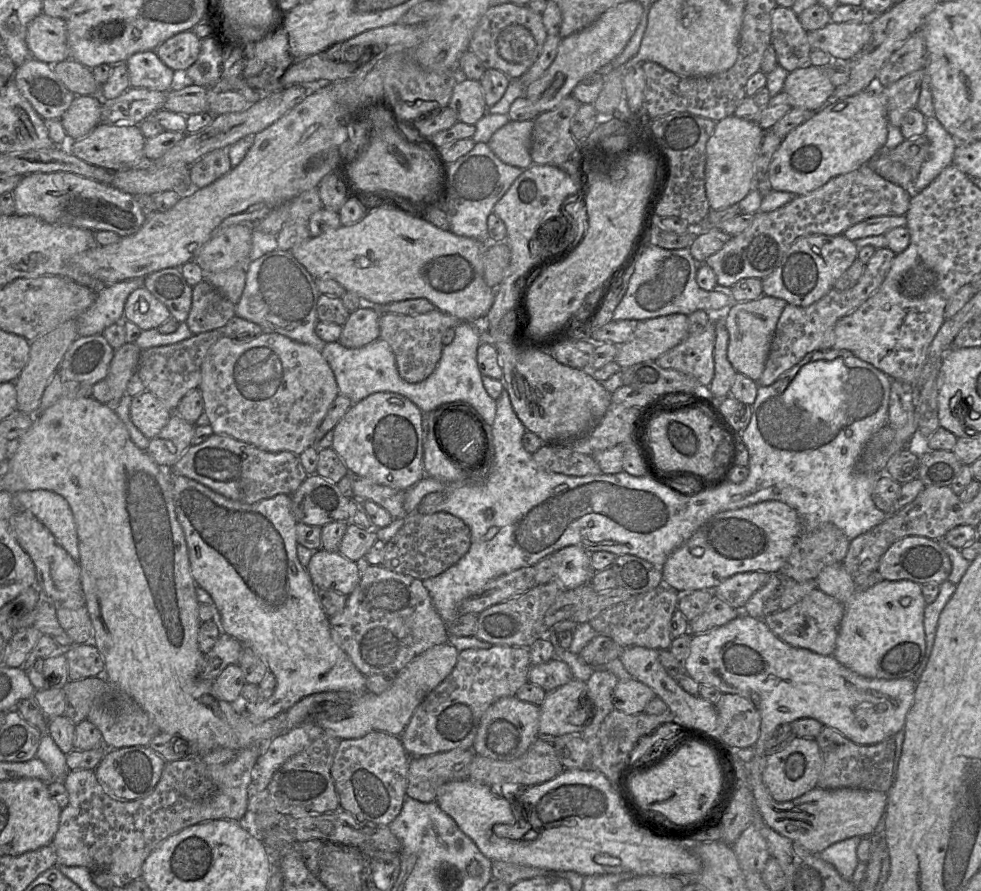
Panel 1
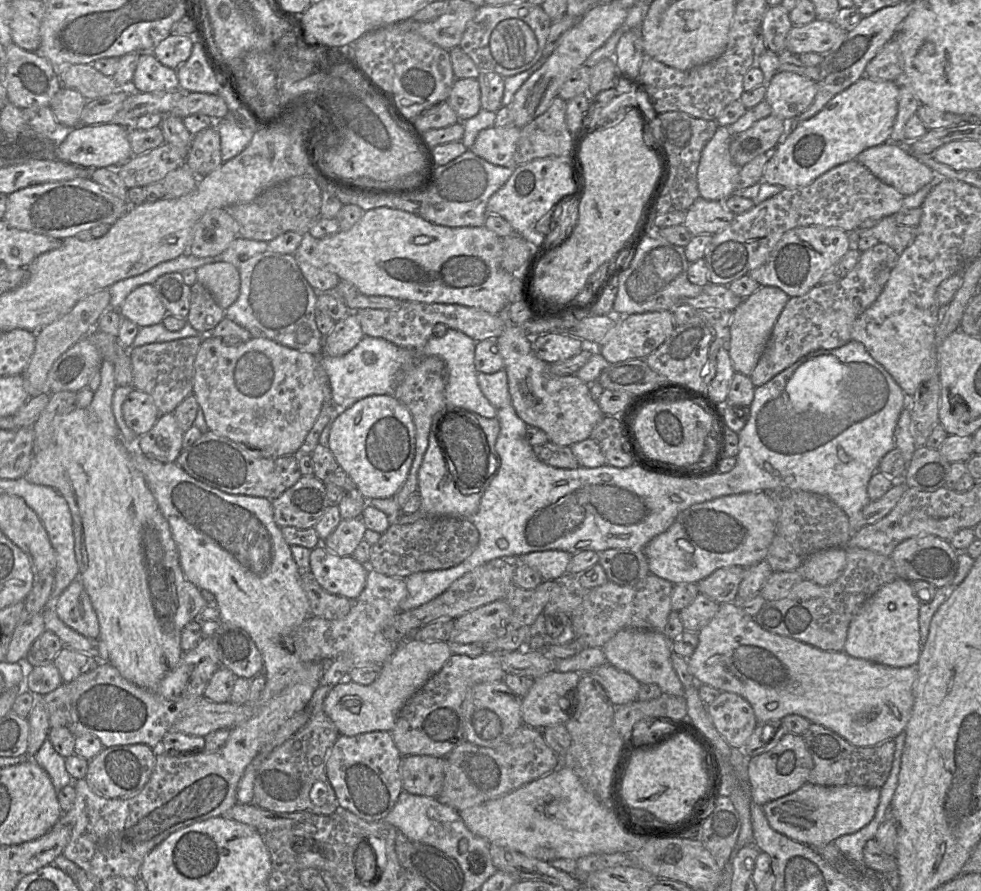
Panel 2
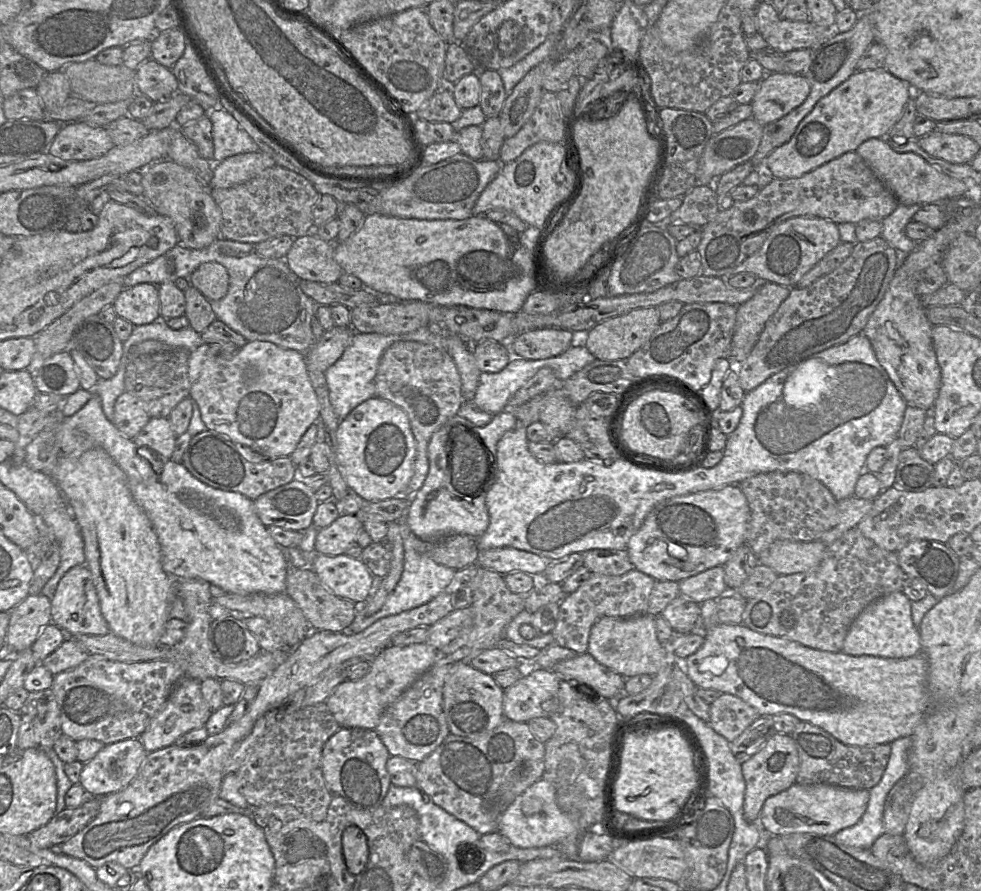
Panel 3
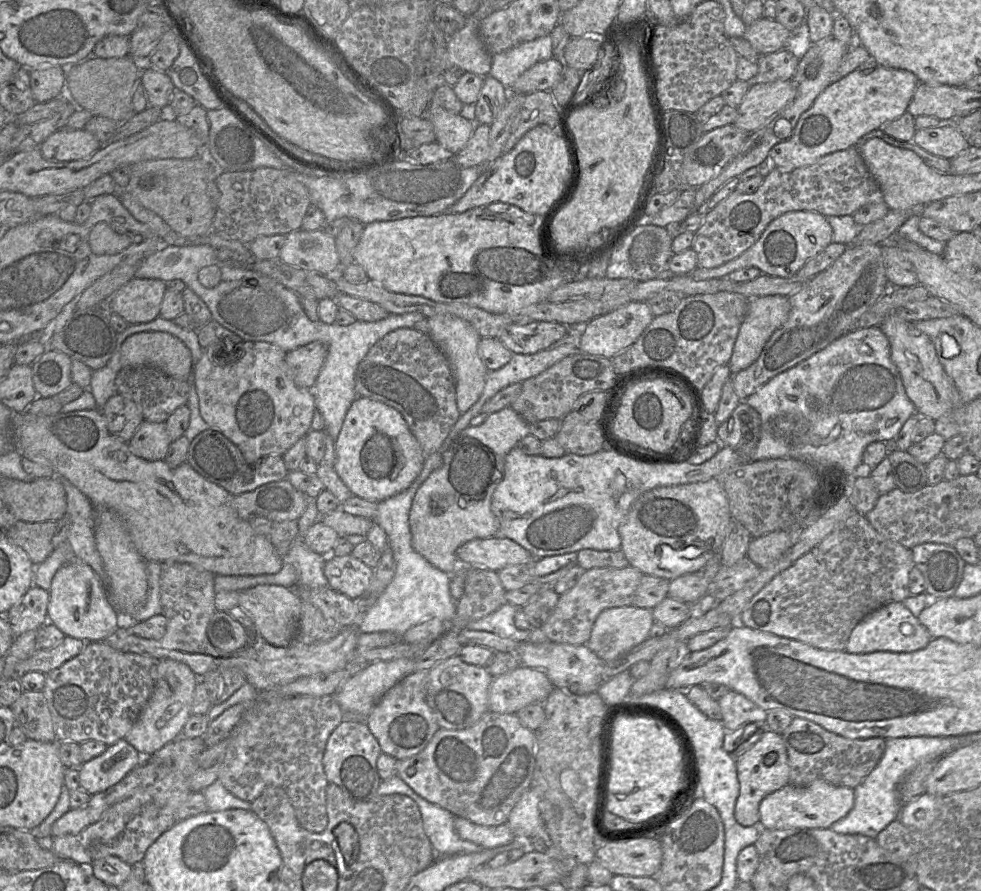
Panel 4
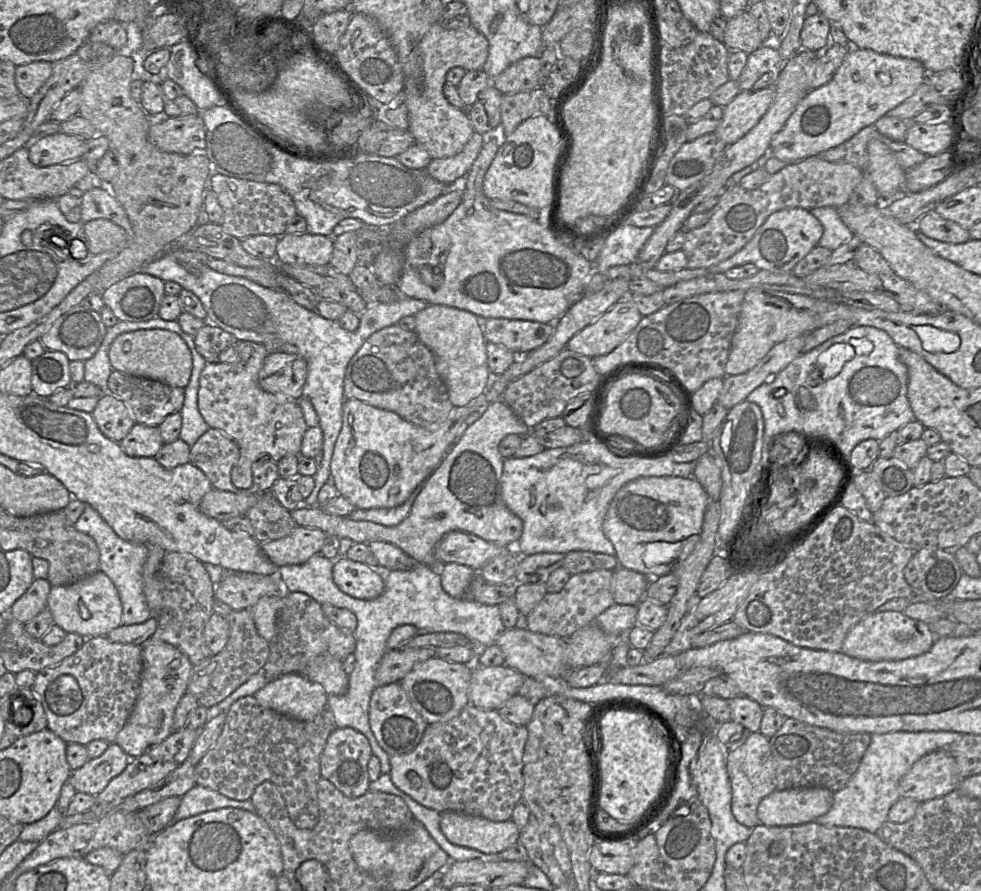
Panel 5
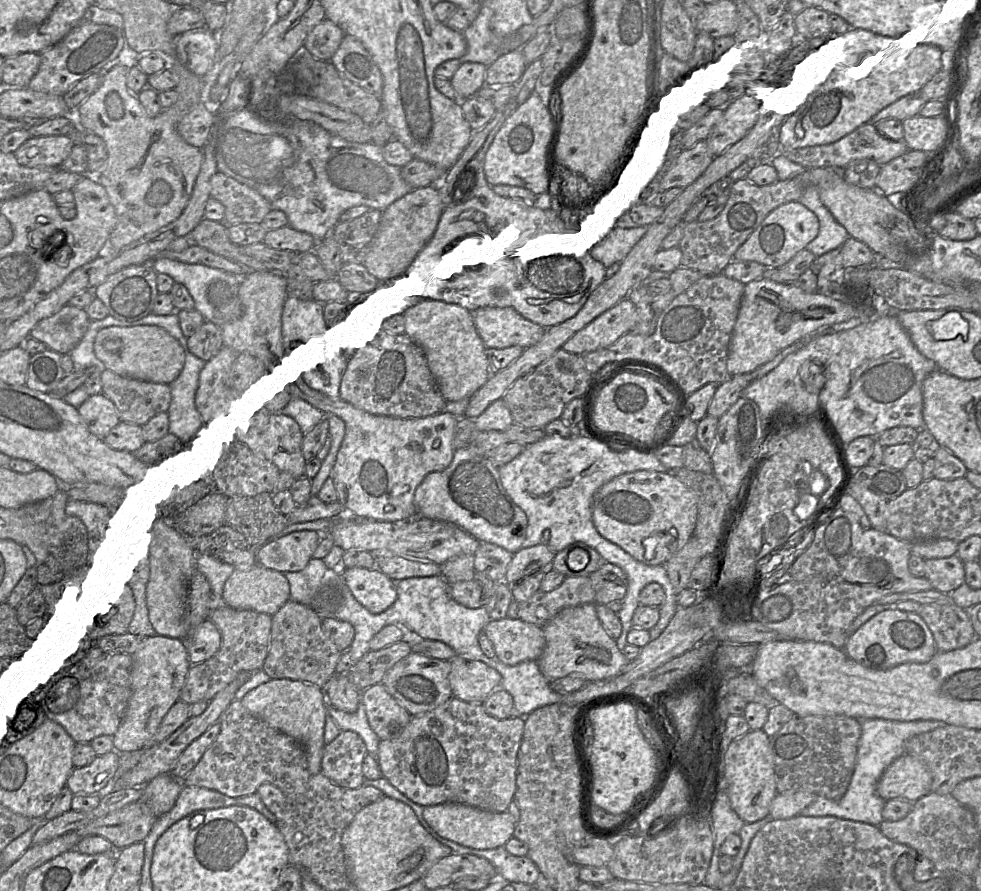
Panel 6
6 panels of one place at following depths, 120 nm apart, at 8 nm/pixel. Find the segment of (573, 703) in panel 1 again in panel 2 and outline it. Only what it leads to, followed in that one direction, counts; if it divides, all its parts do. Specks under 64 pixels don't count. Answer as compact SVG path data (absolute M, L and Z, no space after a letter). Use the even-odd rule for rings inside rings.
M552 671L537 679L527 695L522 698L523 725L537 729L565 724L572 710L572 696L580 681L581 673ZM571 694L571 707L562 709L559 701Z

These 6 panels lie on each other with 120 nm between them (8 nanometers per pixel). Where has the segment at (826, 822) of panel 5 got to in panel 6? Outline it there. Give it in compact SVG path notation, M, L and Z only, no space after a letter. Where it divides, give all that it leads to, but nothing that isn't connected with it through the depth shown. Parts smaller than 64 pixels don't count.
M875 718L863 719L859 722L862 728L862 734L858 742L855 769L847 791L839 800L817 796L810 805L801 811L801 816L835 816L841 819L878 826L884 820L882 810L886 800L878 795L876 787L886 768L895 759L906 753L906 742L911 737L947 725L947 723L940 720L894 721Z

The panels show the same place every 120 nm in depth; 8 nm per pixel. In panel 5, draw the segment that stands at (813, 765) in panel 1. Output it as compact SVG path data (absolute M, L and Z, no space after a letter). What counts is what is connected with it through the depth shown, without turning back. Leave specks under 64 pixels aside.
M760 732L750 733L743 744L728 752L727 770L732 787L732 814L740 824L754 828L760 824L757 816L760 801L776 790L775 758L770 738Z

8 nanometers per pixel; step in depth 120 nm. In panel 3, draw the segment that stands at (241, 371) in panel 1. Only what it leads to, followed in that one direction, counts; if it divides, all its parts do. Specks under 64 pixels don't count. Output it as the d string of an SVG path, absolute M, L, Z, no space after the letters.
M247 341L246 344L235 350L225 350L224 343L205 343L202 342L195 350L191 351L189 358L189 381L191 400L195 401L200 410L201 419L206 428L224 435L231 440L240 452L250 461L260 462L266 459L287 457L296 449L307 429L320 416L319 401L312 386L307 366L305 354L293 349L280 347L269 341Z

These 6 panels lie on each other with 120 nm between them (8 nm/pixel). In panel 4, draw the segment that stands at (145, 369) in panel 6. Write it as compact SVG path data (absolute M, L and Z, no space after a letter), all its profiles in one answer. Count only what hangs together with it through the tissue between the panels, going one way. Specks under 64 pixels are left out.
M141 332L129 336L120 351L121 367L152 366L167 375L188 381L192 371L189 349L165 332Z

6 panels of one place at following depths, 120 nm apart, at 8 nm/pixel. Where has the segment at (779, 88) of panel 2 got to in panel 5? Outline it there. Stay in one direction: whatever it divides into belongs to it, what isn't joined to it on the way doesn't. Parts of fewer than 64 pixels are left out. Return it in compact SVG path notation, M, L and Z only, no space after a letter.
M774 85L756 91L740 91L723 109L722 119L714 133L731 145L746 135L765 114L775 98Z

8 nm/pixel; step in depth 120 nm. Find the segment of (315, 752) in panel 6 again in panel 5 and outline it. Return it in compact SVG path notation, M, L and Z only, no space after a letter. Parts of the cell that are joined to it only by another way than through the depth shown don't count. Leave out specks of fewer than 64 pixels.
M301 674L269 679L254 695L266 708L300 721L311 721L327 708L327 694L320 684Z

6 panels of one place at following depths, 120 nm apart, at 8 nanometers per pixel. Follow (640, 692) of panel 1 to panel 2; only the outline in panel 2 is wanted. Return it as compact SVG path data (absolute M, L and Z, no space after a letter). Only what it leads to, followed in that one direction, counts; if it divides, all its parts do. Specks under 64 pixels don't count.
M608 663L597 667L591 673L612 705L619 706L636 701L641 683L630 674Z

